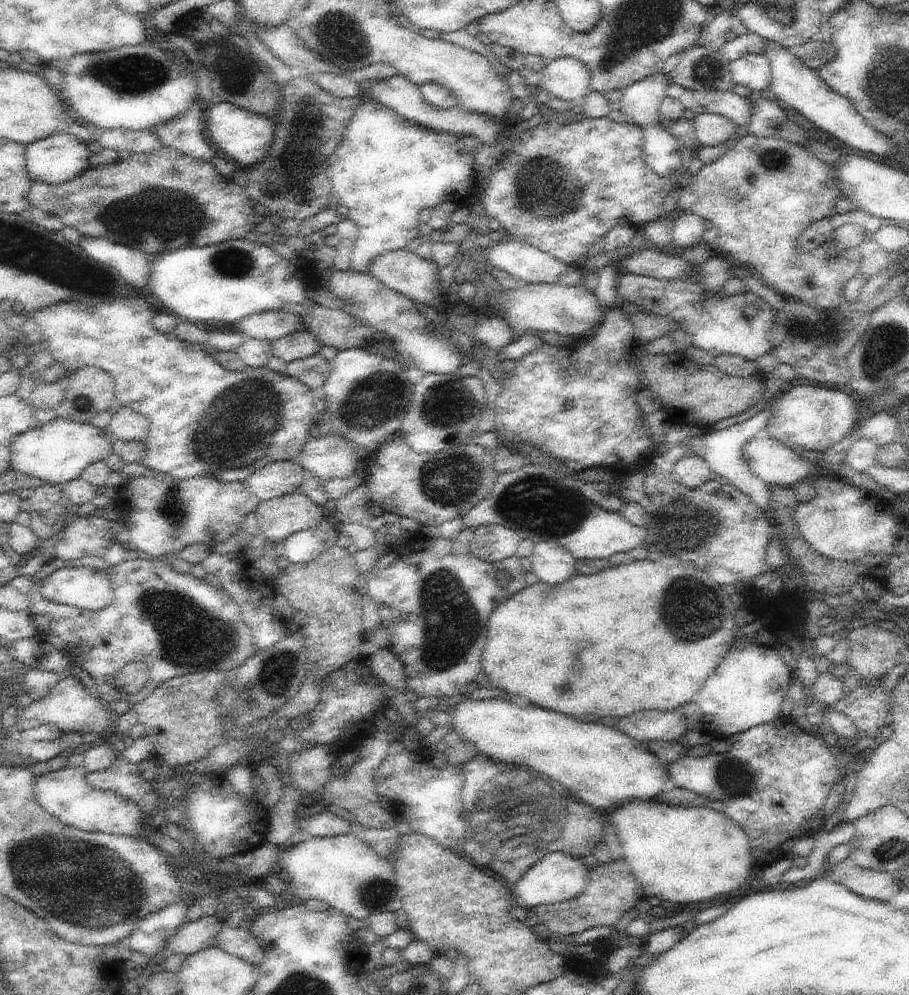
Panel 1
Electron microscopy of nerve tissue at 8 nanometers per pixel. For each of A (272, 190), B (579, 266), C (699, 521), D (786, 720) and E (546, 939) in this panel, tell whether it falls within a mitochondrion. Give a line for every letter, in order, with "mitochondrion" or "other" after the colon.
A: mitochondrion
B: other
C: mitochondrion
D: other
E: other

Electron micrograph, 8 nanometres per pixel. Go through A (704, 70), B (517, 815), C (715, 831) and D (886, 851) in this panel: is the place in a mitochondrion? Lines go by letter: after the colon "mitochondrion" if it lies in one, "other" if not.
A: mitochondrion
B: mitochondrion
C: other
D: mitochondrion

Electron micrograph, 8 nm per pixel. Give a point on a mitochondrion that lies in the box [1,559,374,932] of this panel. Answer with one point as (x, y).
(103, 892)

